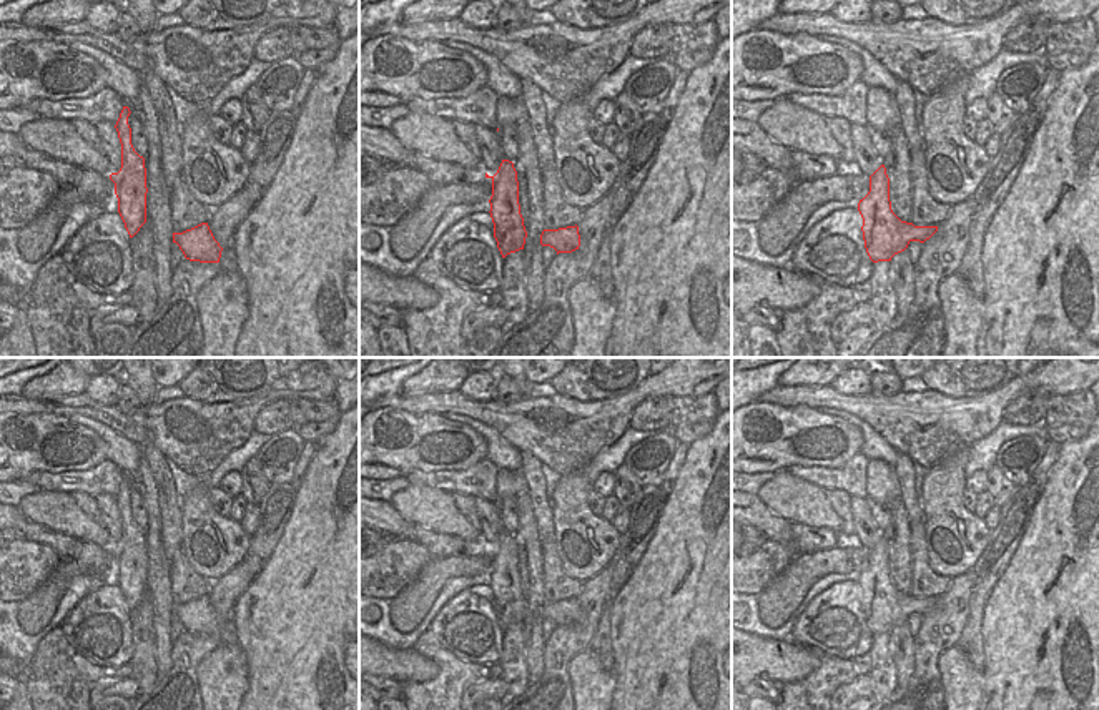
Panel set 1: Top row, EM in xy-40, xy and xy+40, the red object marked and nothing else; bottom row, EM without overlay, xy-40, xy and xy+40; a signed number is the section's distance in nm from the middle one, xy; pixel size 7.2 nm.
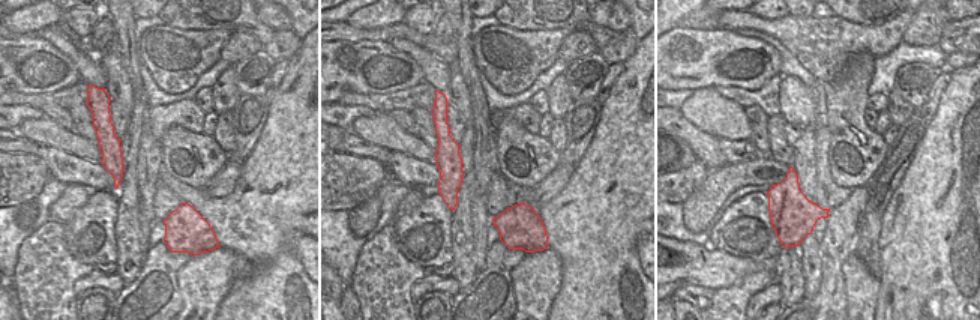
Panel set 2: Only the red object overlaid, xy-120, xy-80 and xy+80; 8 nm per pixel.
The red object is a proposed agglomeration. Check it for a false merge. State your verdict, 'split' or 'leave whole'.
leave whole

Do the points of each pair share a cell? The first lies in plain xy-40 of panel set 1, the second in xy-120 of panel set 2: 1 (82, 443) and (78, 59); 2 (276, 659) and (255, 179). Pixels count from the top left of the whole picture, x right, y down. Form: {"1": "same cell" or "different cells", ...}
{"1": "different cells", "2": "same cell"}

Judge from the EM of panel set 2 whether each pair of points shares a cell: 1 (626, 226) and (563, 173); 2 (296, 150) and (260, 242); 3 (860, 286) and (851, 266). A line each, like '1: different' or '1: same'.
1: different
2: same
3: same

